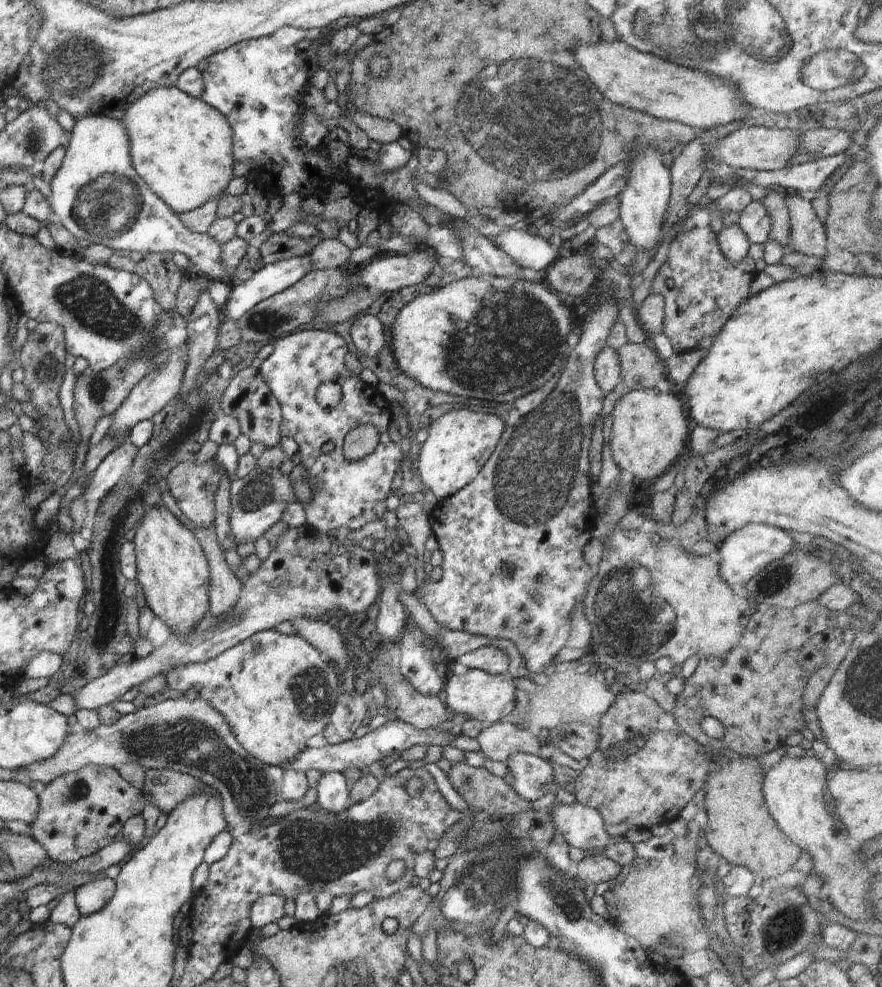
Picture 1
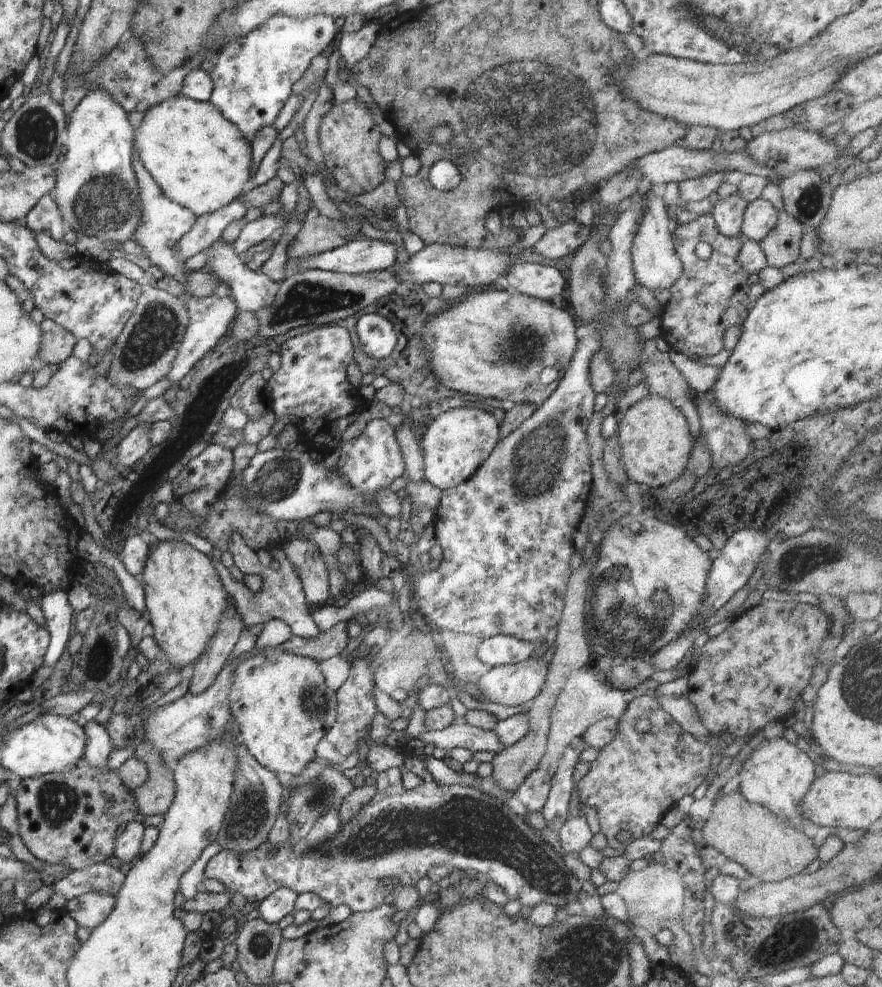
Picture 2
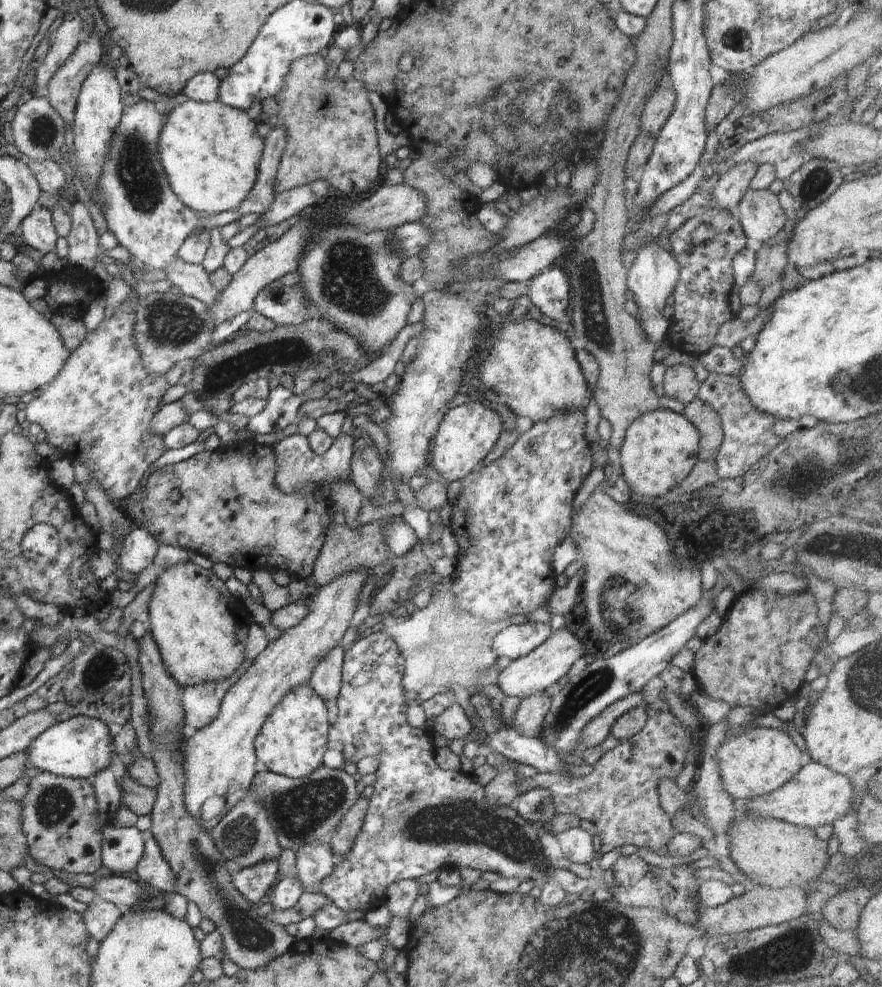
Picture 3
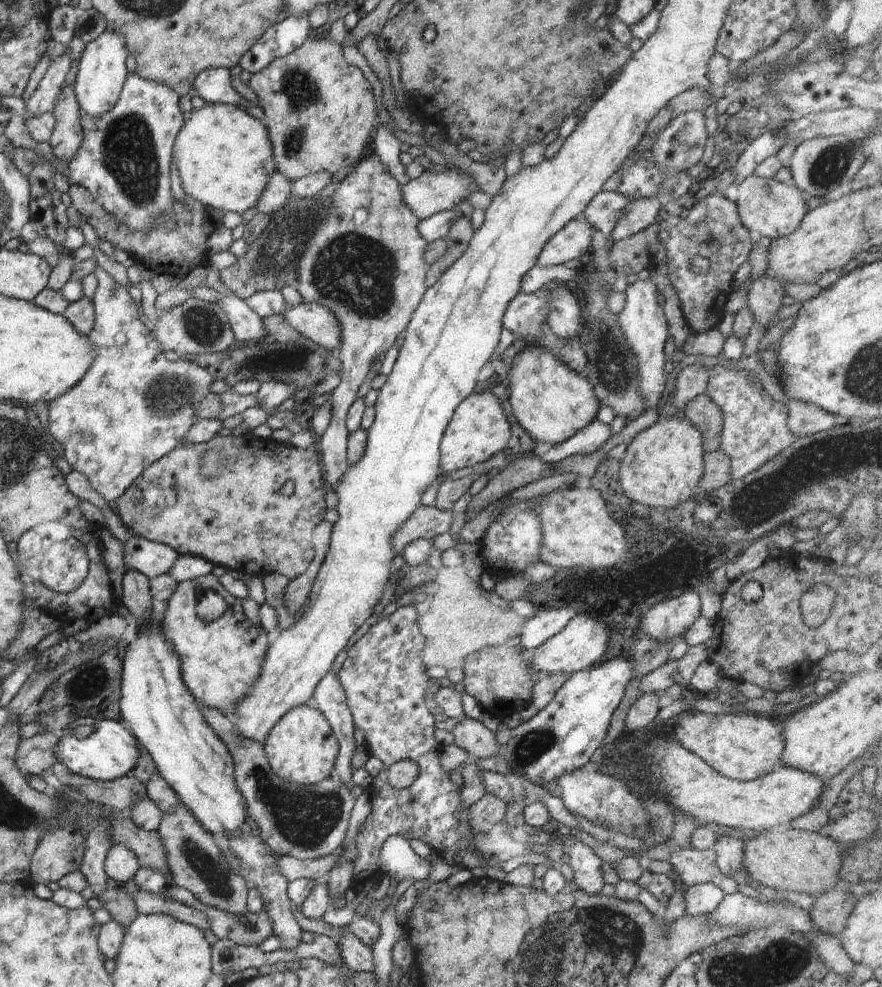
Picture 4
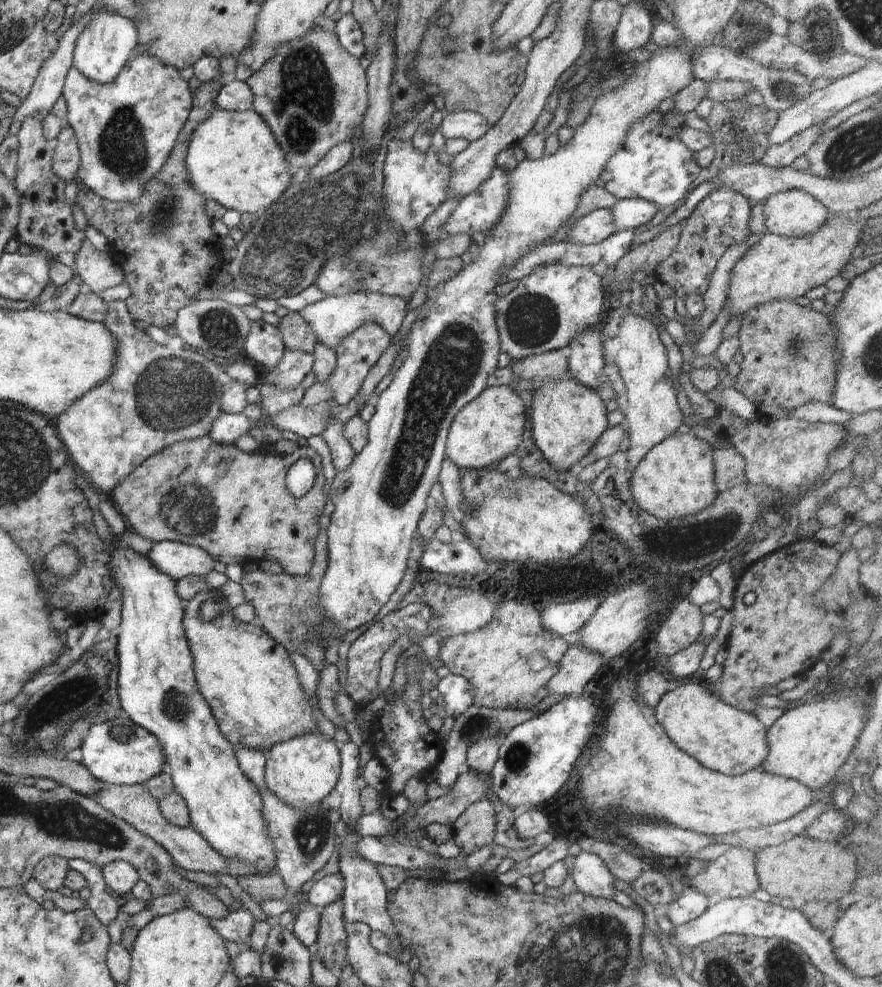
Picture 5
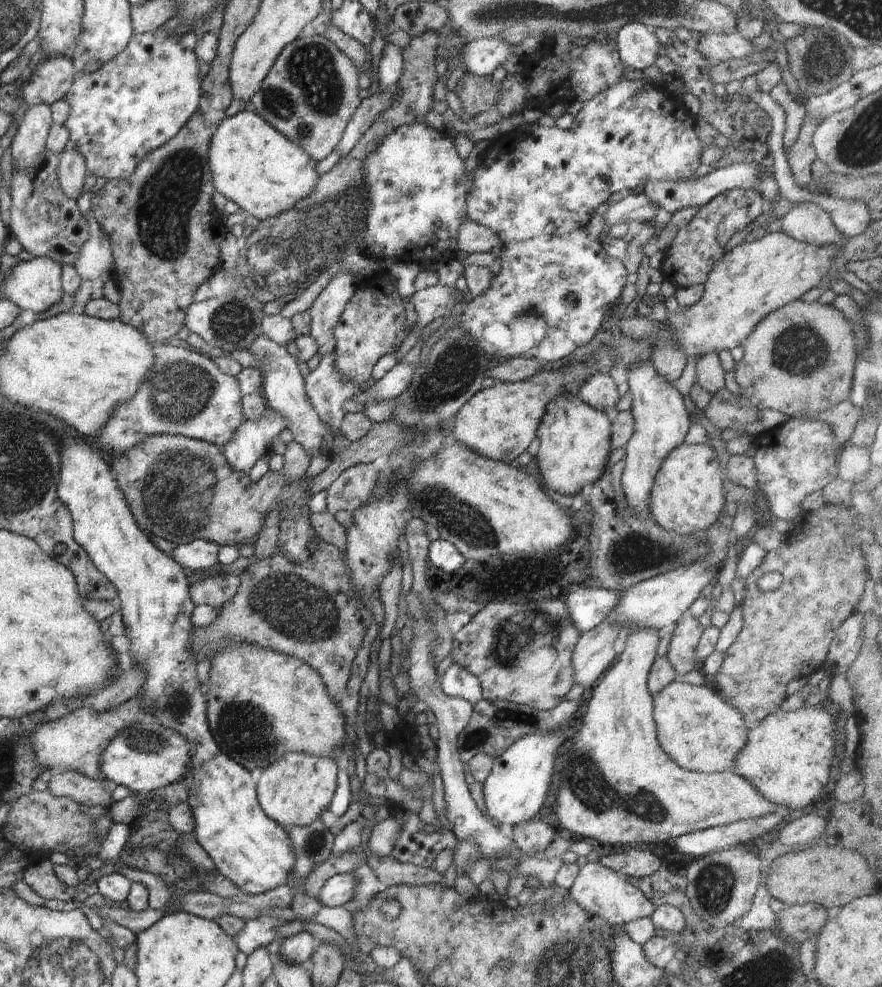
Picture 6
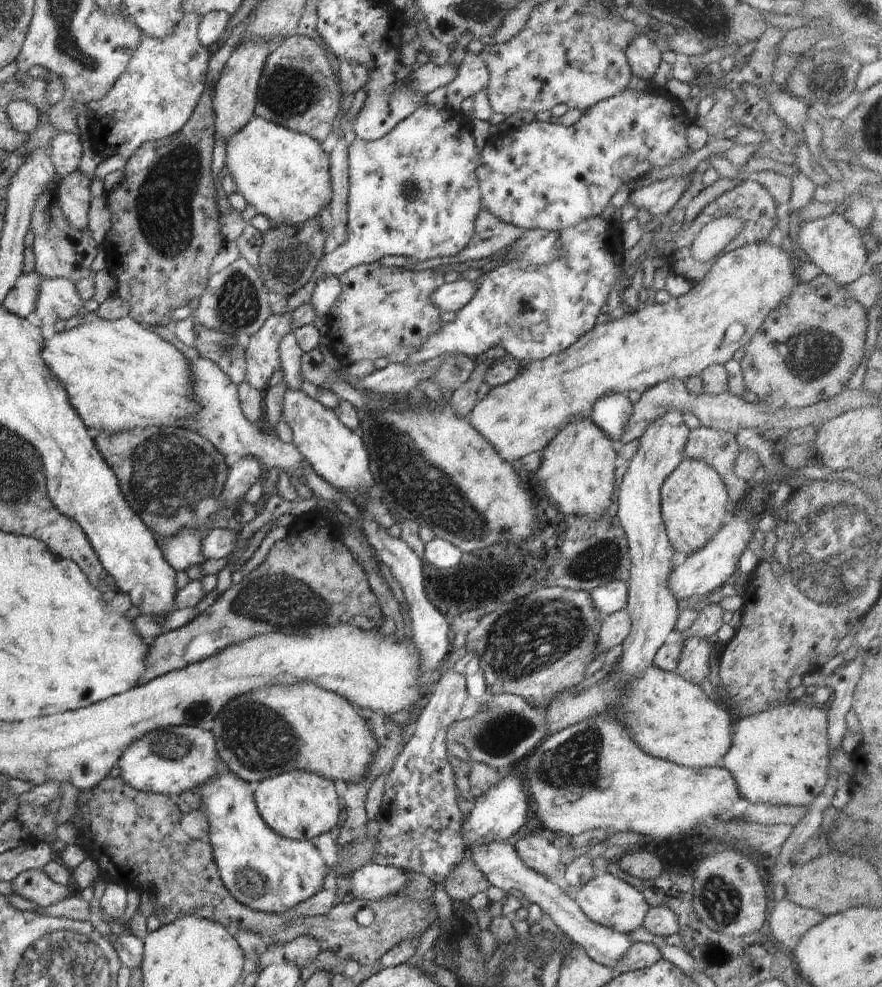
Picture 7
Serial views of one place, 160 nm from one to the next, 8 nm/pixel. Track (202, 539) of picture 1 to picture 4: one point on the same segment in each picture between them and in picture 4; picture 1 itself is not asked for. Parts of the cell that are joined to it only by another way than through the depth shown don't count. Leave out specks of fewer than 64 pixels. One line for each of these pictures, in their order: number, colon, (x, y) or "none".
2: (207, 667)
3: (201, 703)
4: (307, 823)

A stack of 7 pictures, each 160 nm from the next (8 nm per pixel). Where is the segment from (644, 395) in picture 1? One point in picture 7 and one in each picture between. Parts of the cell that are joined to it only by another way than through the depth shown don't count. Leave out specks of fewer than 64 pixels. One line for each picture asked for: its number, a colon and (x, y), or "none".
2: (656, 445)
3: (660, 448)
4: (662, 467)
5: (675, 479)
6: (687, 496)
7: (693, 498)

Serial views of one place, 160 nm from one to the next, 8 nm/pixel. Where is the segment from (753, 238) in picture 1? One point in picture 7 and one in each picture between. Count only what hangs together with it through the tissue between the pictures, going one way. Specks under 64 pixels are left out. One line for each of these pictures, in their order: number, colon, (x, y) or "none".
2: (759, 217)
3: (759, 211)
4: (767, 207)
5: (792, 213)
6: (806, 222)
7: (834, 245)

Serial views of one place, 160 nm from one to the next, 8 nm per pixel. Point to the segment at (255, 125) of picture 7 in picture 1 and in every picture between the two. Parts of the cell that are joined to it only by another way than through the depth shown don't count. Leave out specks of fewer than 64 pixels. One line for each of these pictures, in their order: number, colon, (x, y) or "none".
1: (182, 147)
2: (200, 159)
3: (210, 152)
4: (224, 155)
5: (232, 158)
6: (252, 164)

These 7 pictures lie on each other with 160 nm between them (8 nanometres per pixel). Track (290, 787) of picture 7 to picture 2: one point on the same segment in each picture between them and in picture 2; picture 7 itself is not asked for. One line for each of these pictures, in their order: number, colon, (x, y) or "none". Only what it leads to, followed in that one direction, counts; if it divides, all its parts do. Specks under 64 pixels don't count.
2: (283, 707)
3: (292, 741)
4: (301, 749)
5: (302, 771)
6: (295, 791)

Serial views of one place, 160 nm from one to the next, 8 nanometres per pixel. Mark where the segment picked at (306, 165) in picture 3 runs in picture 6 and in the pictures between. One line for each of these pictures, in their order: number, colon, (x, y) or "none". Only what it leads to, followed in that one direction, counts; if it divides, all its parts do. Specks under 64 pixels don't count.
4: (321, 113)
5: (313, 95)
6: (310, 94)

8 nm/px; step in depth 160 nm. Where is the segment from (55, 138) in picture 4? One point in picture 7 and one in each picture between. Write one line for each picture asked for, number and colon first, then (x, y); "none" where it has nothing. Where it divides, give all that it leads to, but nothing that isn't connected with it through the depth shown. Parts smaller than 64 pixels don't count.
5: (66, 160)
6: (71, 171)
7: (73, 195)

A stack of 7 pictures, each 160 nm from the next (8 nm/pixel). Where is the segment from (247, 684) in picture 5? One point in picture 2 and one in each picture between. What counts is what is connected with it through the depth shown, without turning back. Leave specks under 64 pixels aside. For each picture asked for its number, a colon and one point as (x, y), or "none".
2: (184, 596)
3: (200, 628)
4: (221, 661)

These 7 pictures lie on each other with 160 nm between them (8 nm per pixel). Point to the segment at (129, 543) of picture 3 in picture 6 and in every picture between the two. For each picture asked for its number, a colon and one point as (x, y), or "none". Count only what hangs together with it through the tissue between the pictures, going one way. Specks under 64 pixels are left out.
4: (151, 558)
5: (178, 560)
6: (199, 555)

